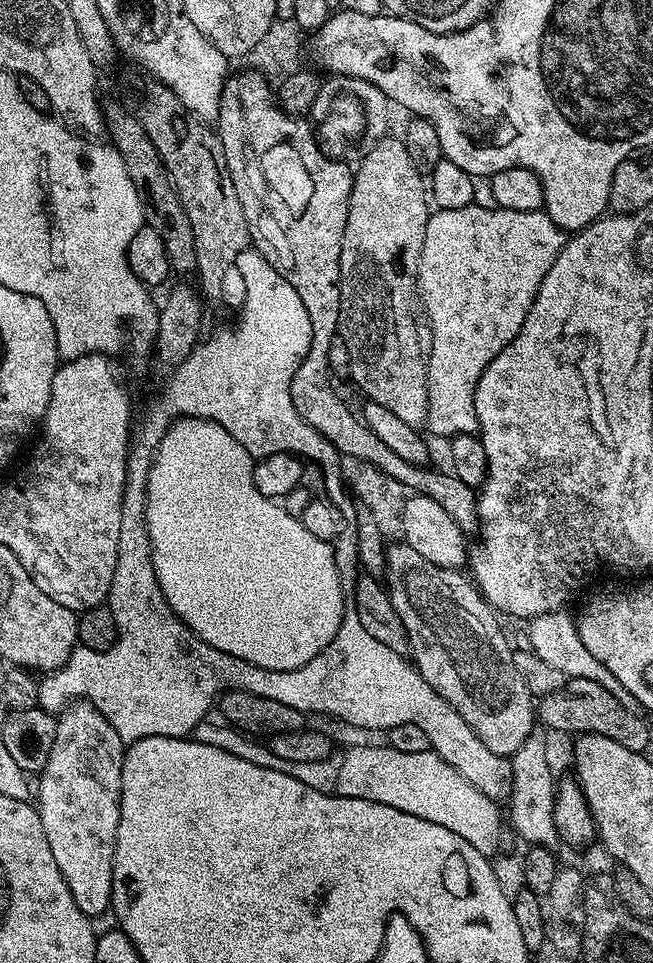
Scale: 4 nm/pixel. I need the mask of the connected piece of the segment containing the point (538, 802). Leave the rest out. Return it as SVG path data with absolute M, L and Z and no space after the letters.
M543 727L532 729L526 742L510 757L512 762L512 824L525 840L525 845L555 849L558 844L554 826L554 802L556 801L557 777L552 777L552 764L548 761L549 733Z

